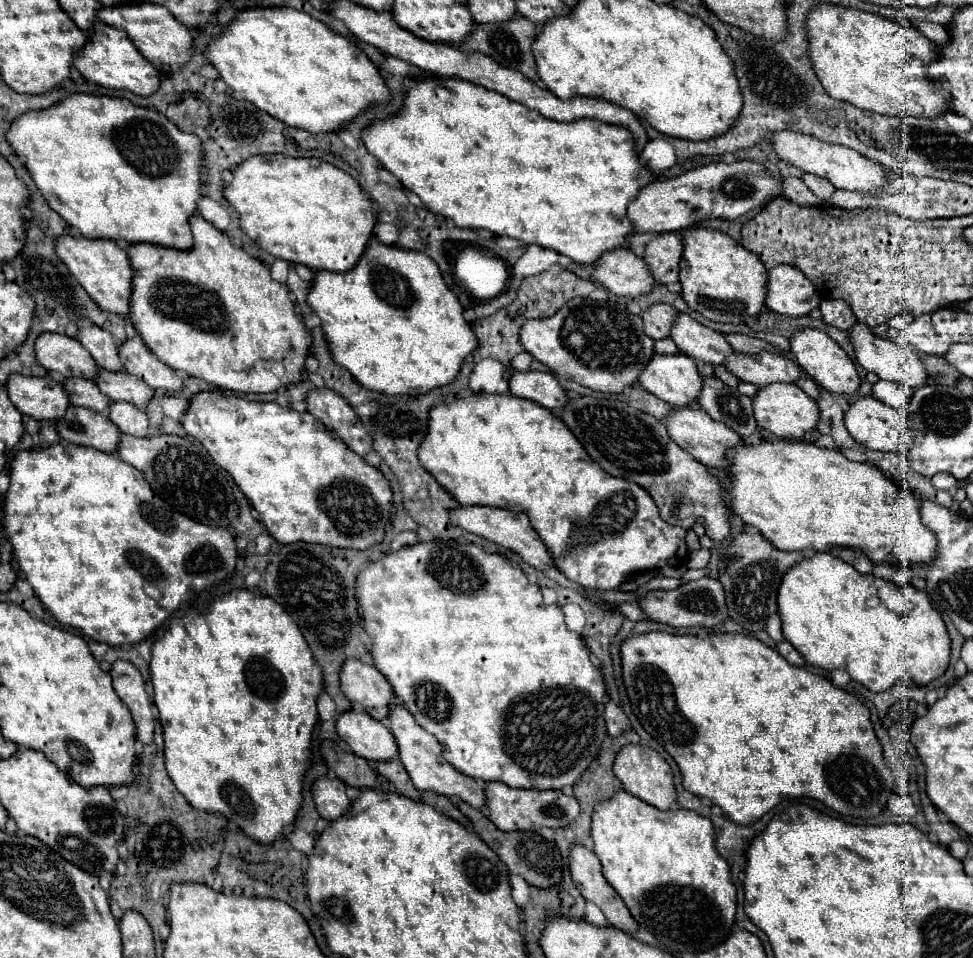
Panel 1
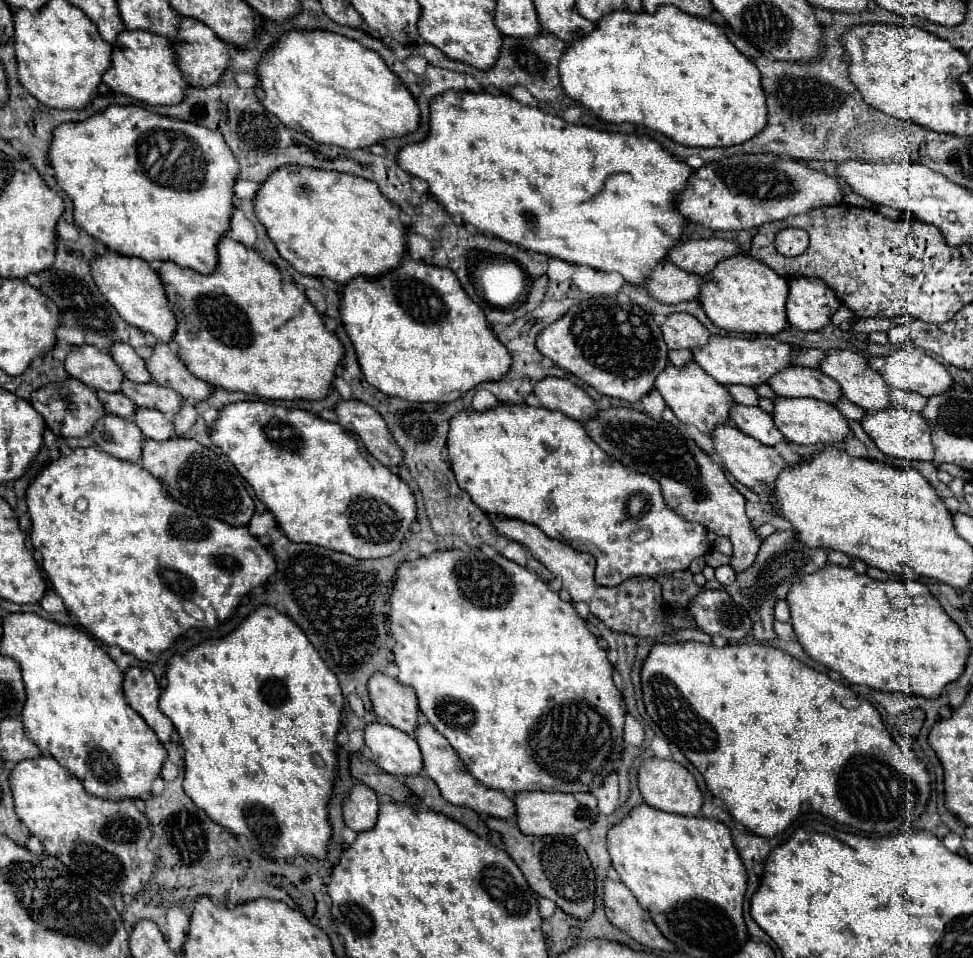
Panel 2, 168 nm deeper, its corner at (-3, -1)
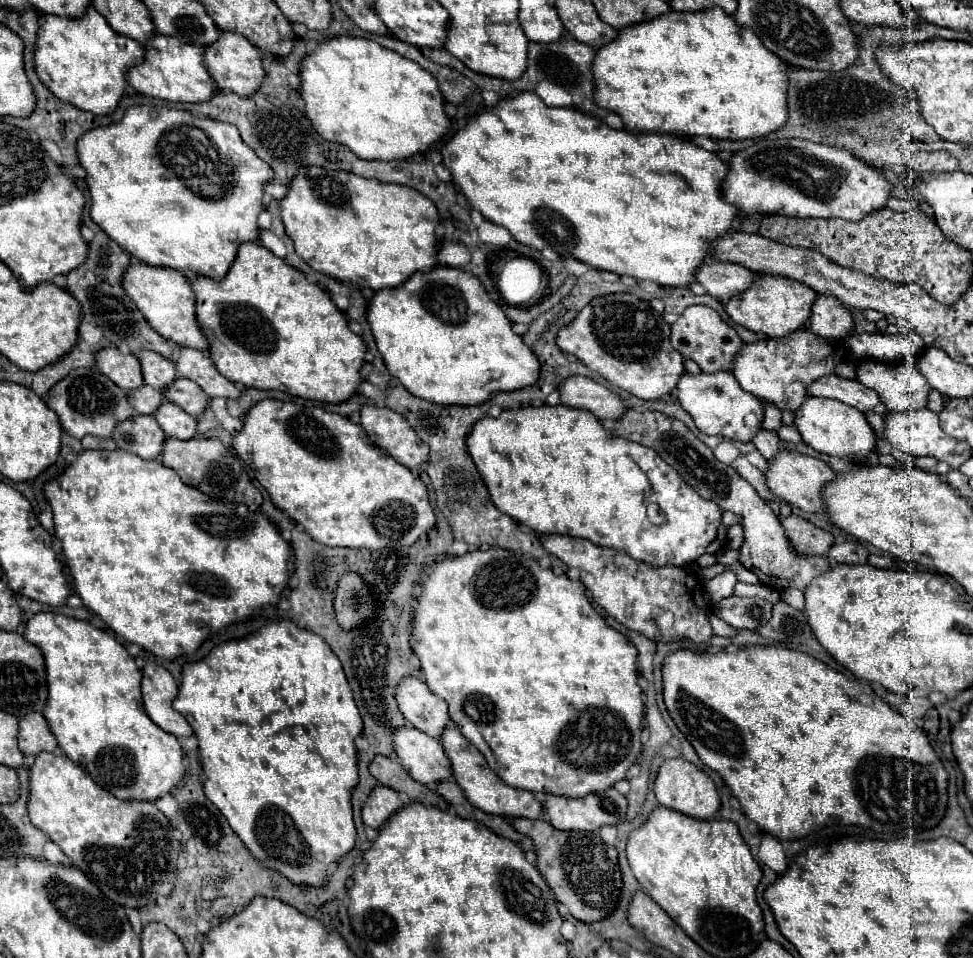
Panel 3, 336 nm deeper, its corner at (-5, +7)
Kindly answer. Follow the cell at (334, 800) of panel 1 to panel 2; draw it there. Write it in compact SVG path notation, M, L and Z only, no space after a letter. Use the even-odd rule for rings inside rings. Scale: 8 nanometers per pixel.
M355 784L345 796L343 806L341 806L343 822L355 832L373 828L377 820L377 804L379 804L379 798L371 788L363 784Z

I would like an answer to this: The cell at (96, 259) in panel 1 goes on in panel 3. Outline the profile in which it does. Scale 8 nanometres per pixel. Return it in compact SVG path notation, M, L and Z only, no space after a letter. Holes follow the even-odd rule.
M135 262L125 274L123 286L125 286L125 292L129 292L129 298L133 298L133 302L137 304L137 308L145 312L145 318L149 320L153 330L157 330L163 338L179 346L209 350L209 340L203 334L201 326L197 324L195 292L189 286L189 280L179 270L155 268L155 266L151 268L151 266Z

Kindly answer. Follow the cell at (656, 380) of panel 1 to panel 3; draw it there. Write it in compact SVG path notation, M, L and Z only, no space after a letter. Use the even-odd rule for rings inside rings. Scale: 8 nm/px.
M713 372L713 374L685 374L677 386L677 400L679 404L691 414L695 426L709 434L709 436L723 436L729 440L751 442L757 432L761 430L763 422L763 404L753 398L753 394L745 394L739 382L733 378L731 372Z

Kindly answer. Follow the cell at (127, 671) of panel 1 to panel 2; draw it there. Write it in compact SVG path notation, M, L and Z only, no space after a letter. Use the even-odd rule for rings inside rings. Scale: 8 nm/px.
M129 668L125 672L123 690L127 704L153 728L159 742L169 742L173 722L157 706L161 690L153 672L149 668Z

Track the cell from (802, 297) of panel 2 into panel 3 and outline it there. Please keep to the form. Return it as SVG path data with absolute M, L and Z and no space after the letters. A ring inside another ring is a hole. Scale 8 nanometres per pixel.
M819 294L817 302L813 304L809 330L829 340L841 340L853 332L853 326L855 318L847 306L833 296Z

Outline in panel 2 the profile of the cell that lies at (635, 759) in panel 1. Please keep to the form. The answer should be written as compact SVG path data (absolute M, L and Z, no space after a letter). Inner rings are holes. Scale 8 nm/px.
M661 758L645 760L637 770L637 786L645 804L659 808L663 812L695 816L699 814L699 808L703 804L703 794L697 788L695 778L679 762L673 762L673 760L661 760Z

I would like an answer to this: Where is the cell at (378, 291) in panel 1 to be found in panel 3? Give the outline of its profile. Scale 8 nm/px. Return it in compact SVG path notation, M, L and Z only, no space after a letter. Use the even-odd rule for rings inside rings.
M435 266L431 272L427 272L427 276L423 272L417 272L405 284L401 284L397 288L387 288L387 290L375 292L375 296L371 298L371 302L367 306L367 320L371 324L377 348L383 354L385 366L391 372L391 376L395 376L409 392L413 392L415 396L419 396L423 400L429 400L429 402L435 402L435 404L443 404L443 406L479 406L479 404L485 404L497 392L513 392L513 390L527 388L527 386L535 386L539 382L541 362L539 362L537 354L523 342L523 338L519 334L513 332L511 320L505 316L503 308L491 300L491 296L485 292L481 282L471 272L465 272L461 268Z

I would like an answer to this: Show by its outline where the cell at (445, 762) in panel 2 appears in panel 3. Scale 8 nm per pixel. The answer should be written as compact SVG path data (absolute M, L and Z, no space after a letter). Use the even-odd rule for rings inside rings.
M449 724L445 728L445 734L441 736L441 744L453 764L453 774L457 784L465 790L465 796L469 802L473 802L477 808L481 808L487 814L497 814L505 818L541 818L543 816L543 804L535 798L533 792L517 790L513 786L507 786L487 764L483 754L457 730L455 724Z

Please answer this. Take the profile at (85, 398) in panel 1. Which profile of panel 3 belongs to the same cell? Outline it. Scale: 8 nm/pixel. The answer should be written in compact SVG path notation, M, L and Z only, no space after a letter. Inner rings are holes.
M145 384L145 386L129 392L129 402L139 414L155 414L163 402L163 392Z

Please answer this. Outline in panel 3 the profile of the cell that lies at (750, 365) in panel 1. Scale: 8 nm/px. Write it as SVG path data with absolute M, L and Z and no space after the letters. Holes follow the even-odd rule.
M829 376L821 378L821 382L813 382L813 386L809 386L809 394L829 400L839 400L847 406L857 408L863 414L873 412L881 404L881 398L877 396L875 390L863 386L857 380L845 380L839 376Z

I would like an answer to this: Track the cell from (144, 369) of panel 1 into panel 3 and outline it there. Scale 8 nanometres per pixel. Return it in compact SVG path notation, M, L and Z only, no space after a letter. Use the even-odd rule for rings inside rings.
M179 348L179 358L175 360L177 374L197 382L203 386L205 394L211 398L231 398L237 400L241 396L241 386L221 376L213 364L213 360L195 348Z

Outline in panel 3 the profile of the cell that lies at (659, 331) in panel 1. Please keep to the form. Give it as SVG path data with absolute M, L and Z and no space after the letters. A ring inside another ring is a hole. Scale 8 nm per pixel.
M689 306L671 326L671 344L683 358L695 360L703 372L719 372L733 368L733 360L739 354L743 340L735 328L717 314L717 310L709 306Z

